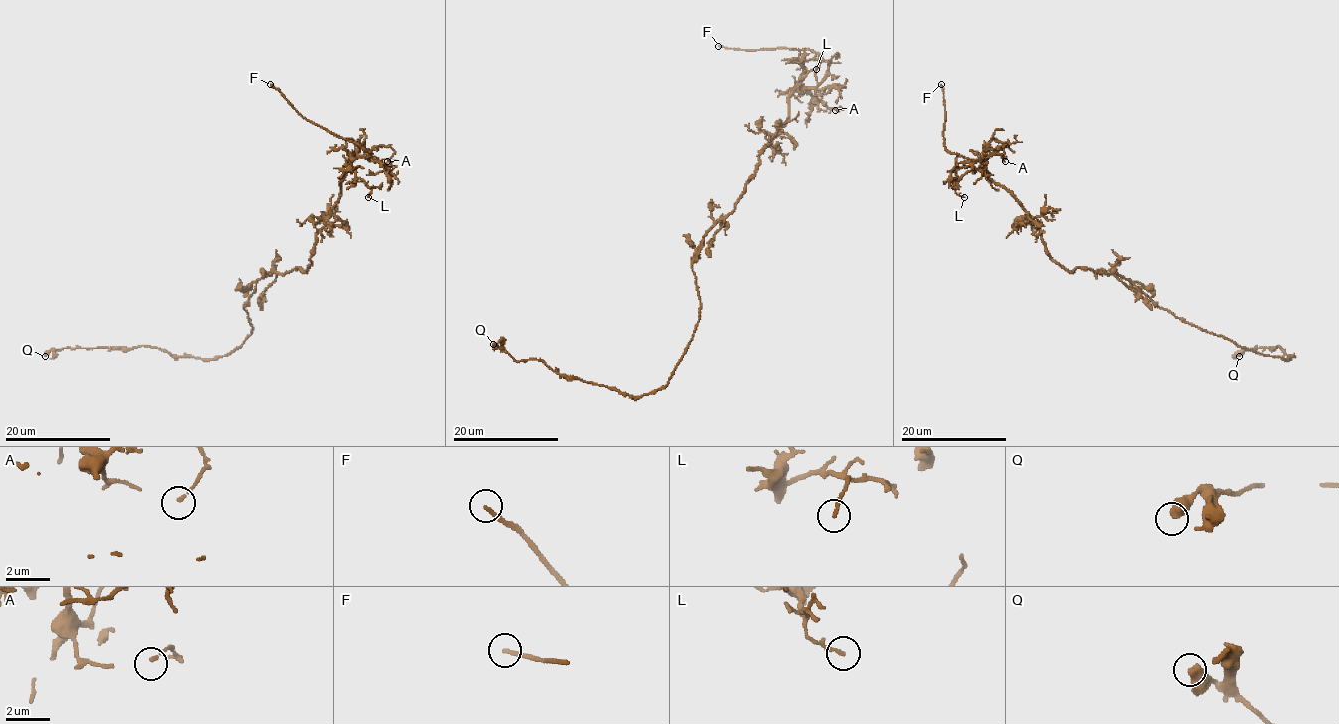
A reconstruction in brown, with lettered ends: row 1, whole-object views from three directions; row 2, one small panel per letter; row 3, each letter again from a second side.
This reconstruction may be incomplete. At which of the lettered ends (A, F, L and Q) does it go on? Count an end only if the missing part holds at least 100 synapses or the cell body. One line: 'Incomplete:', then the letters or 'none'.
Incomplete: F

